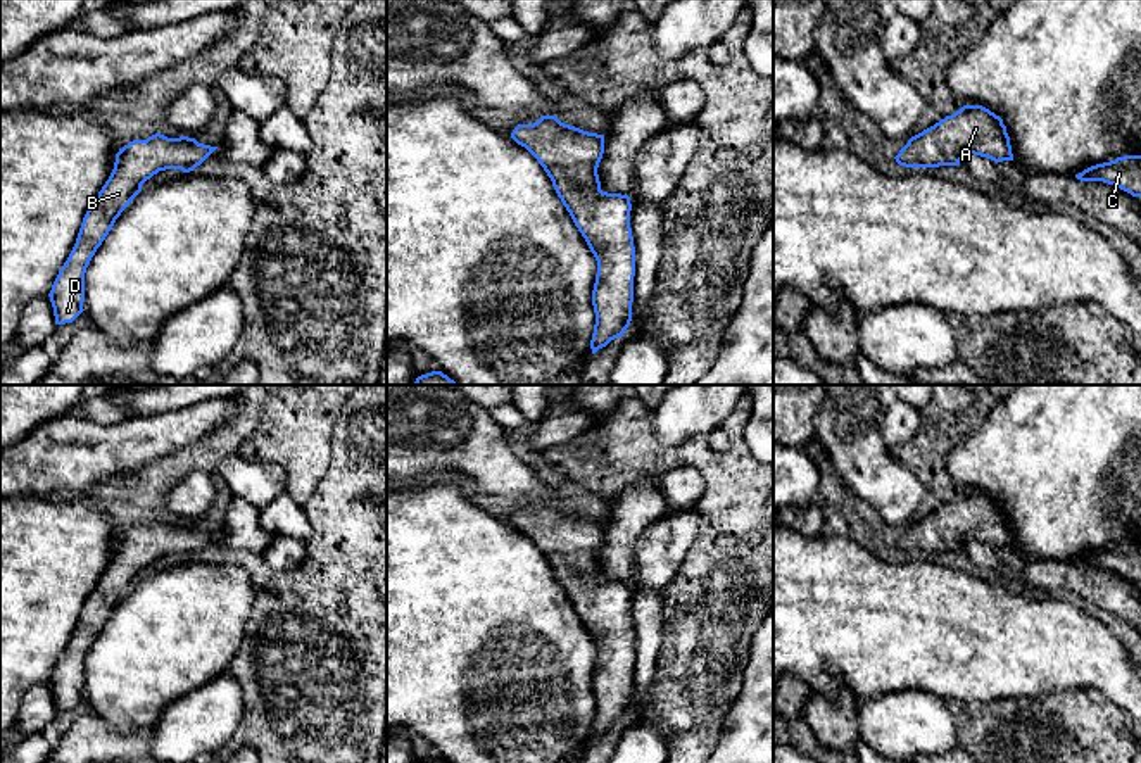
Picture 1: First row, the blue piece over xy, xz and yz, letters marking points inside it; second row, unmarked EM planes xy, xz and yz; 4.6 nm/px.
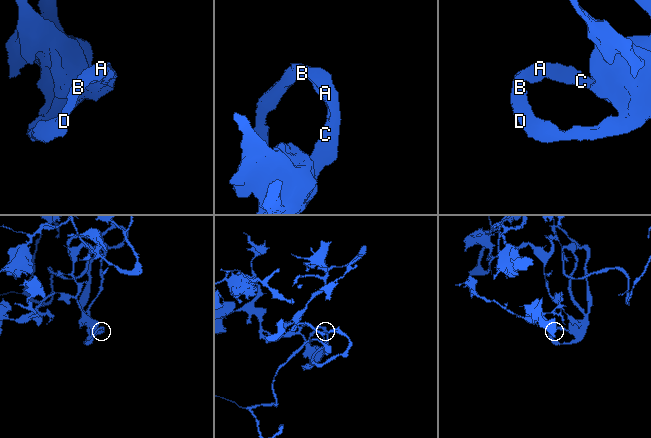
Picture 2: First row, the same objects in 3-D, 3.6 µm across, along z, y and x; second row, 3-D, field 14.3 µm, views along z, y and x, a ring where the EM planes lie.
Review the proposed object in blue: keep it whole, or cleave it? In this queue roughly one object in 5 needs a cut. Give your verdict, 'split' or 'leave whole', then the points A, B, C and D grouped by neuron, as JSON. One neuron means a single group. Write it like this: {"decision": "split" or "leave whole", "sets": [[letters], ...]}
{"decision": "leave whole", "sets": [["A", "B", "C", "D"]]}

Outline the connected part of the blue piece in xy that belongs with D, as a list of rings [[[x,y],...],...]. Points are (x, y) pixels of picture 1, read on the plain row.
[[[161,520],[133,527],[116,540],[114,556],[86,597],[76,630],[48,680],[55,711],[72,709],[85,696],[85,659],[116,606],[142,578],[142,571],[159,558],[193,558],[217,533],[195,525],[167,525]]]

